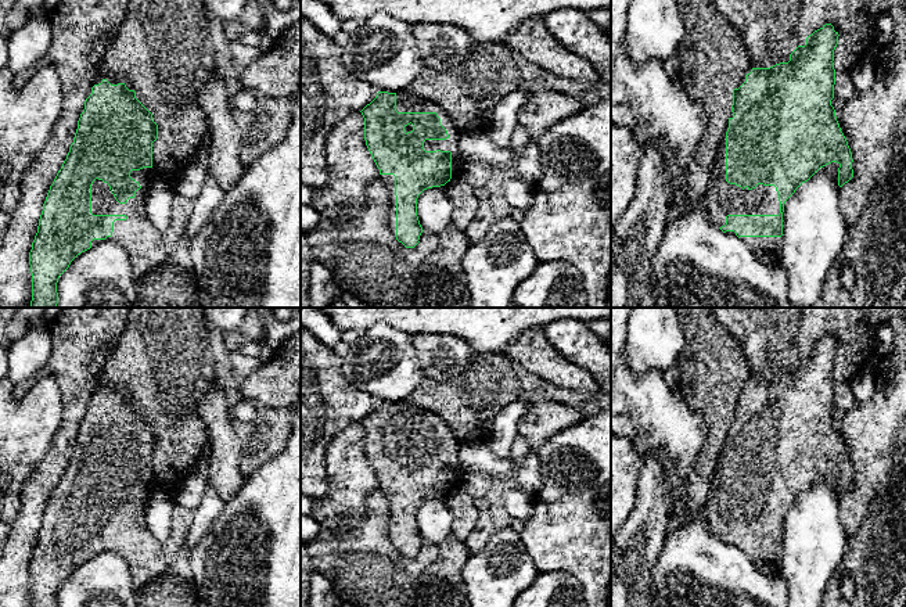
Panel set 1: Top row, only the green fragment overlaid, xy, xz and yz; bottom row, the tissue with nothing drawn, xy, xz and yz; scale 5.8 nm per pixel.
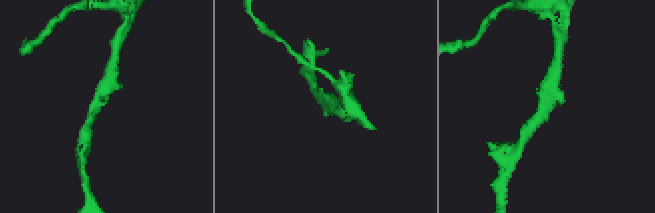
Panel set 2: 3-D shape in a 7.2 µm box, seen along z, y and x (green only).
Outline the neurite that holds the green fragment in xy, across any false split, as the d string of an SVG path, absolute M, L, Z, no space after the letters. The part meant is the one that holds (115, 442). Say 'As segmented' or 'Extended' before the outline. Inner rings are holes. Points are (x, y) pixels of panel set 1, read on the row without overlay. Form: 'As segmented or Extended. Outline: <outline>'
As segmented. Outline: M107 389L91 398L66 470L47 503L29 563L32 607L58 607L58 589L71 572L90 560L93 550L111 547L115 531L127 529L126 525L93 525L91 495L96 489L107 493L119 514L134 509L141 496L130 488L130 482L152 478L152 453L157 449L158 435L136 409L134 401L129 401L125 394L111 395Z

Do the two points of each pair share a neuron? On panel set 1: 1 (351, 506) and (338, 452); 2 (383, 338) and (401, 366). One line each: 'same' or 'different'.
1: same
2: same

